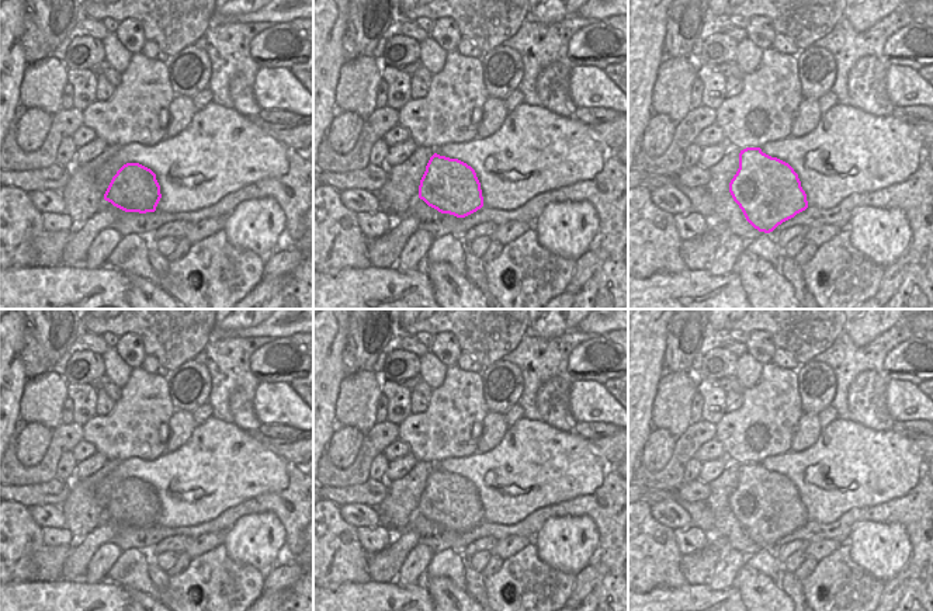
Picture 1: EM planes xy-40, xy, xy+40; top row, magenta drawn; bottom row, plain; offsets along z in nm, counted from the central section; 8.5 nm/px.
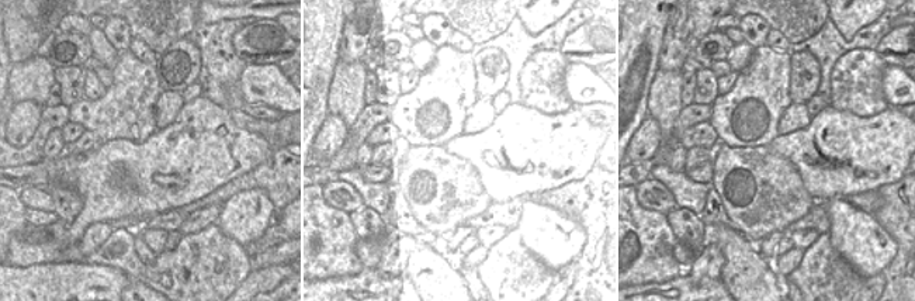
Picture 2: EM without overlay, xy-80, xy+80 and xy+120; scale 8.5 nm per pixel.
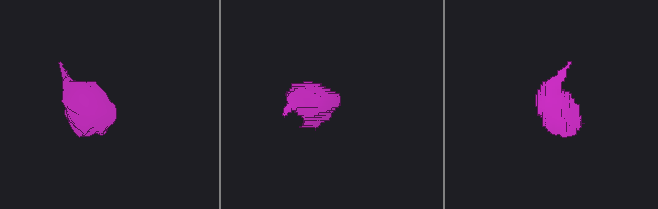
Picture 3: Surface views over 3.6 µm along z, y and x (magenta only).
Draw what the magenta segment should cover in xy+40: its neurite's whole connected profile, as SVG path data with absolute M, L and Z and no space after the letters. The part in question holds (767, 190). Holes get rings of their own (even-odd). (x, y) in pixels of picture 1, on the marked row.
M760 147L740 150L729 192L746 221L764 233L808 208L807 194L794 169Z

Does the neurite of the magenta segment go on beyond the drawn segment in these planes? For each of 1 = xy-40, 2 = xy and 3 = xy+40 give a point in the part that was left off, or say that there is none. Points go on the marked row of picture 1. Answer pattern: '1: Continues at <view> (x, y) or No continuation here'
1: No continuation here
2: No continuation here
3: No continuation here.

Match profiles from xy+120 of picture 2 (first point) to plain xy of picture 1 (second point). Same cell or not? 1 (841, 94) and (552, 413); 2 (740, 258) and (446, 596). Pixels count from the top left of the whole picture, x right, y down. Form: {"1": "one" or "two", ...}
{"1": "one", "2": "one"}

